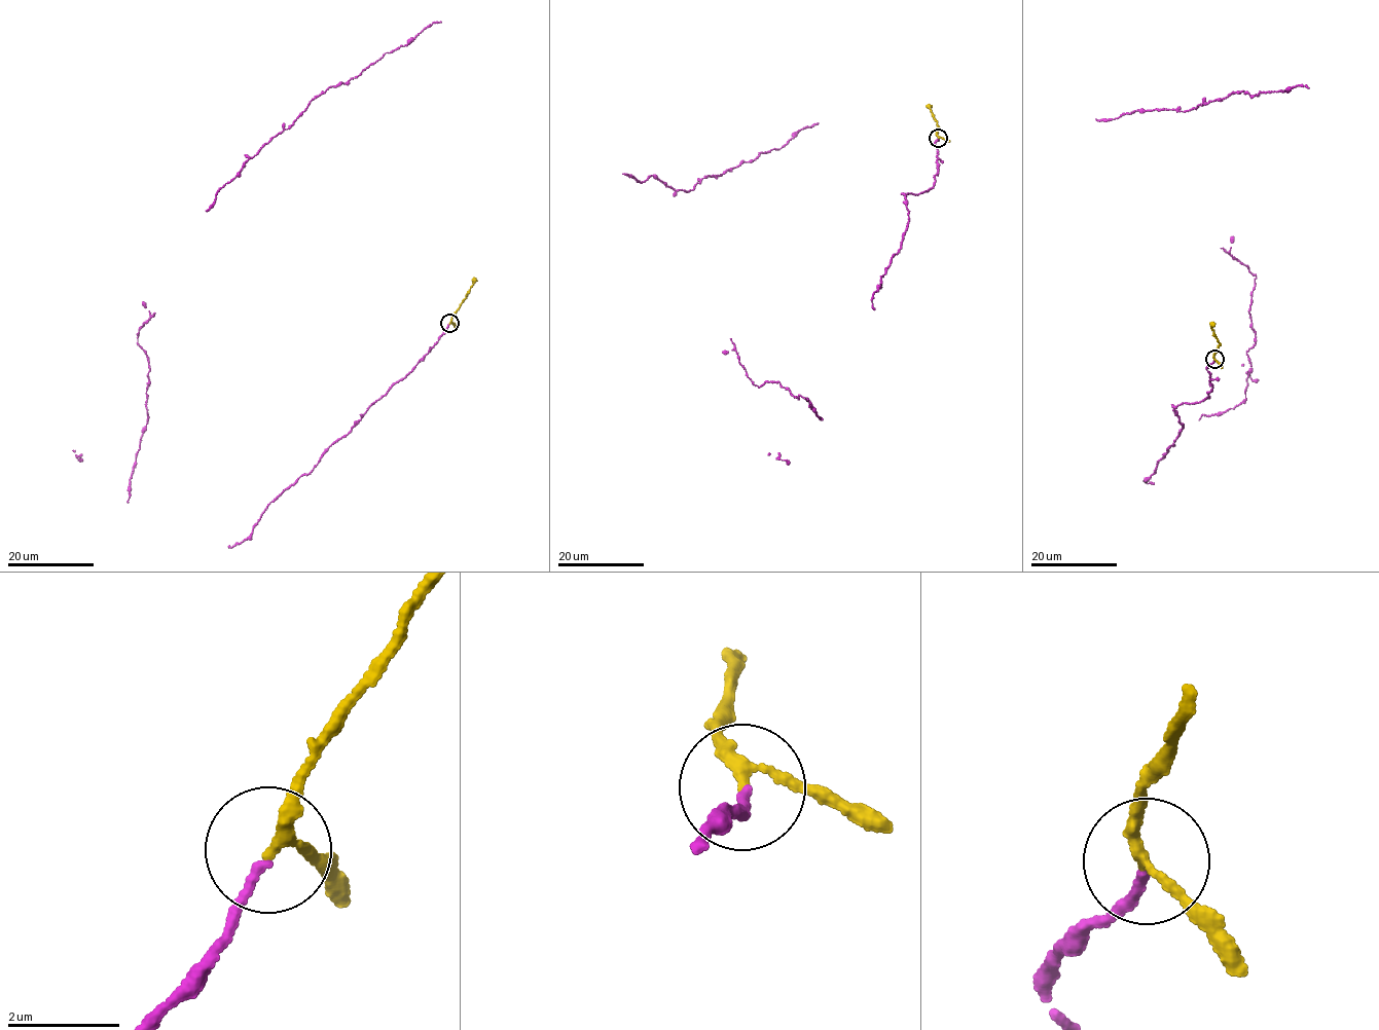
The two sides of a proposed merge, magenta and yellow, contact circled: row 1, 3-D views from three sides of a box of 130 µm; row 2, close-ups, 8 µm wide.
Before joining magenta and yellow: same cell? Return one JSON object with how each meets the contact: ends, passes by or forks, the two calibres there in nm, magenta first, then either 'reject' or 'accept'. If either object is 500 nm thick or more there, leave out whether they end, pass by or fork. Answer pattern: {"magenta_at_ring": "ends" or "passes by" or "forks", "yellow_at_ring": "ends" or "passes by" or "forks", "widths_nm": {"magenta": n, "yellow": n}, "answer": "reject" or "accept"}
{"magenta_at_ring": "ends", "yellow_at_ring": "passes by", "widths_nm": {"magenta": 140, "yellow": 170}, "answer": "accept"}

